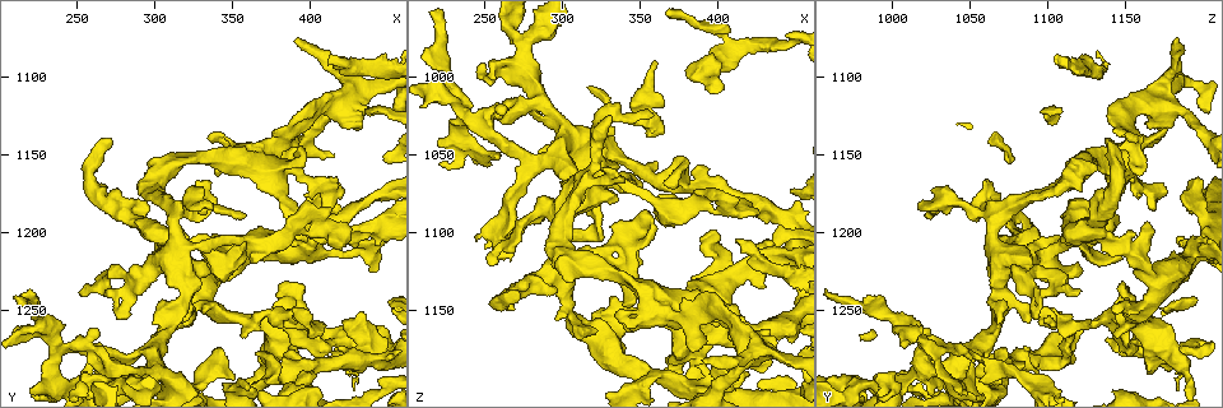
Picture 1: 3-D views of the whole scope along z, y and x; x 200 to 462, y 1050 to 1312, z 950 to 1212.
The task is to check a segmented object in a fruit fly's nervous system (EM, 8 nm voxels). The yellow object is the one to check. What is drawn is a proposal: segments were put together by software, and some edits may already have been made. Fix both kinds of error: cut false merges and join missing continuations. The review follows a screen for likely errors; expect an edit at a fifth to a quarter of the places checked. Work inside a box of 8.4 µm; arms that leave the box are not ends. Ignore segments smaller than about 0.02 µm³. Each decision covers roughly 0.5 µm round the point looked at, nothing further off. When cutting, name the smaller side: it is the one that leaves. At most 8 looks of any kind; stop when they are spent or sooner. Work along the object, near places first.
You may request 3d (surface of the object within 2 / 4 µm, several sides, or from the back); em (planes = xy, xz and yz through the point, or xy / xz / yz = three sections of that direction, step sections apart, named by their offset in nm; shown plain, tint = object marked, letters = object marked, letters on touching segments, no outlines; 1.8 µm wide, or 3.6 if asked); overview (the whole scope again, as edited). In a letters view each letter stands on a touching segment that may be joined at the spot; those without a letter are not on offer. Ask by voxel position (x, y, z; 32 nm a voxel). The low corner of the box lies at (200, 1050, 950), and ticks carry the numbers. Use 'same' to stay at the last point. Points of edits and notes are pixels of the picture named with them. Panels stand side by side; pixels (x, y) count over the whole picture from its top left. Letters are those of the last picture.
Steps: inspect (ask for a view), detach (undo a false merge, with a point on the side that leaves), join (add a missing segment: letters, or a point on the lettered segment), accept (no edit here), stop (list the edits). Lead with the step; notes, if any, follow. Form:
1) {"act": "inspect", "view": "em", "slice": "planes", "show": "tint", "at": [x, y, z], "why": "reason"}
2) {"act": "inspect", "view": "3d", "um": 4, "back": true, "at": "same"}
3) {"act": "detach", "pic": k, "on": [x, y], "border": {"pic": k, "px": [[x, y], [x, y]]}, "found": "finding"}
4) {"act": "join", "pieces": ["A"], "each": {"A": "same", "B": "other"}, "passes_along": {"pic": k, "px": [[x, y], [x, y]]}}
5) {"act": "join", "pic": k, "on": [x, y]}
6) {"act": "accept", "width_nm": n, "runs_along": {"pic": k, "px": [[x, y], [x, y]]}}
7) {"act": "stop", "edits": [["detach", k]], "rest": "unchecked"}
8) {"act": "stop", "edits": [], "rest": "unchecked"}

{"act": "inspect", "view": "em", "slice": "planes", "show": "letters", "at": [292, 1276, 1052], "why": "thick turns thin"}

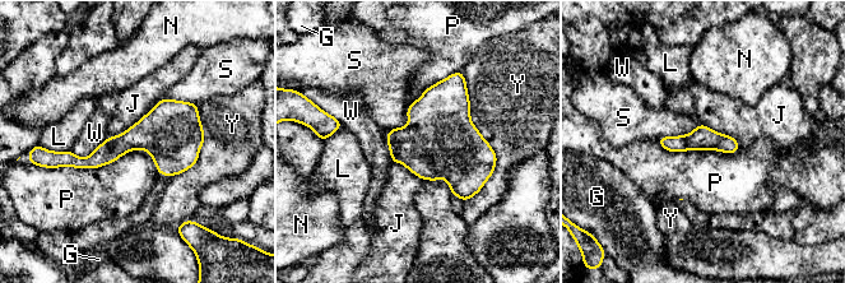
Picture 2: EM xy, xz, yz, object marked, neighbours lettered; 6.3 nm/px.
{"act": "accept", "width_nm": 150, "each": {"G": "other", "J": "other", "L": "other", "N": "other", "P": "other", "S": "other", "W": "other", "Y": "other"}, "runs_along": {"pic": 2, "px": [[663, 140], [720, 142], [734, 147]]}, "found": "one neuron here"}

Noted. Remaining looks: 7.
{"act": "inspect", "view": "em", "slice": "planes", "show": "letters", "at": [240, 1274, 1030], "why": "branch point"}

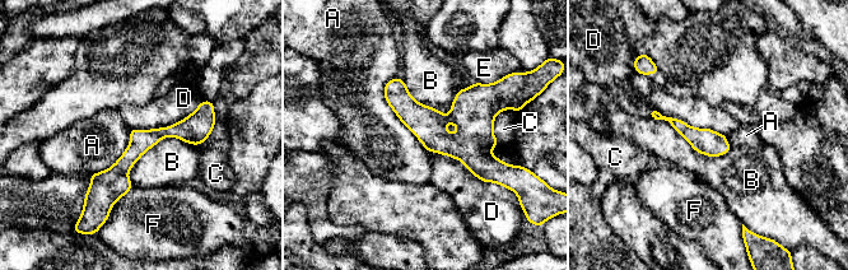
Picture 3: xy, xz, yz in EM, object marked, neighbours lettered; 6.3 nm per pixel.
{"act": "accept", "each": {"A": "other", "B": "other", "C": "other", "D": "other", "E": "other", "F": "other"}, "border": {"pic": 3, "px": [[646, 112], [657, 110], [725, 135]]}, "found": "one neuron here"}

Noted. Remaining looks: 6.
{"act": "inspect", "view": "em", "slice": "xz", "step": 4, "show": "letters", "at": [398, 1250, 1096]}

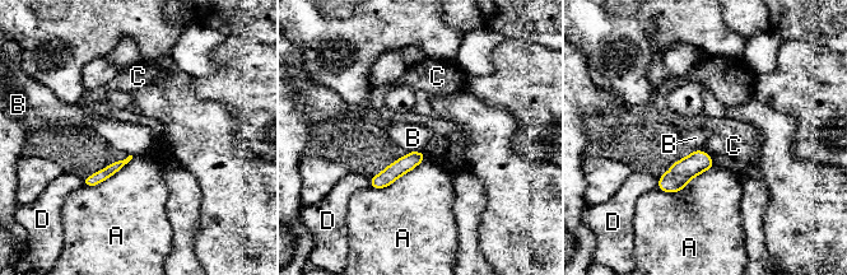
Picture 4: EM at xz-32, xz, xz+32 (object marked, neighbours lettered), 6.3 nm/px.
{"act": "inspect", "view": "em", "slice": "planes", "show": "letters", "at": "same"}

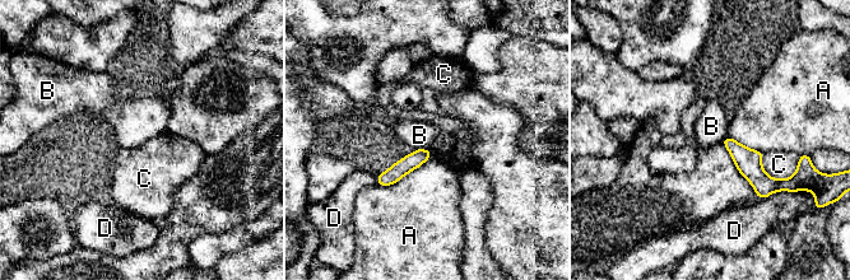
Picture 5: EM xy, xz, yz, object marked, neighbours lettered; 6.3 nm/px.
{"act": "accept", "width_nm": 90, "each": {"A": "other", "B": "other", "C": "other", "D": "other"}, "border": {"pic": 5, "px": [[414, 149], [427, 149], [430, 152]]}, "found": "none of them fits"}

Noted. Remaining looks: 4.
{"act": "stop", "edits": [], "rest": "unchecked"}

